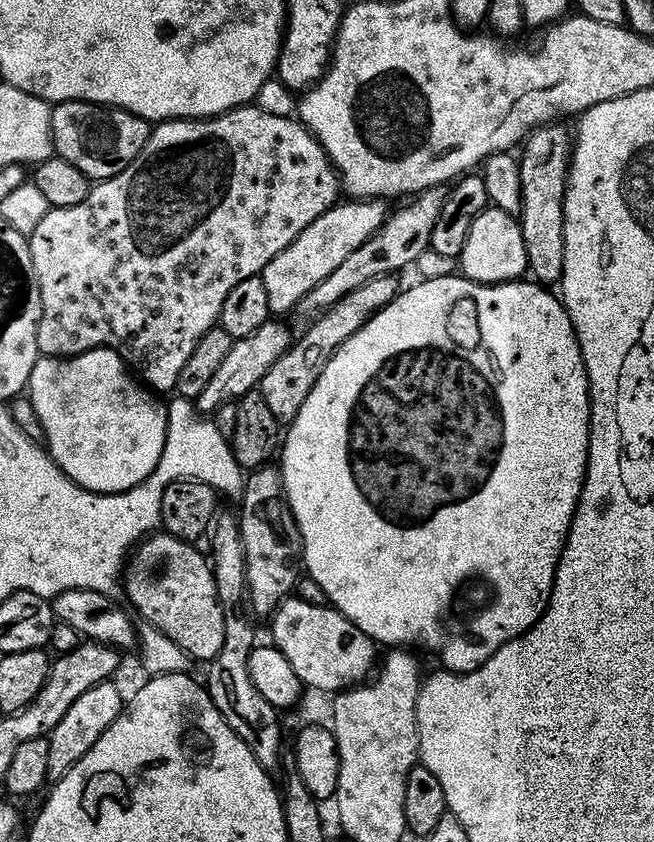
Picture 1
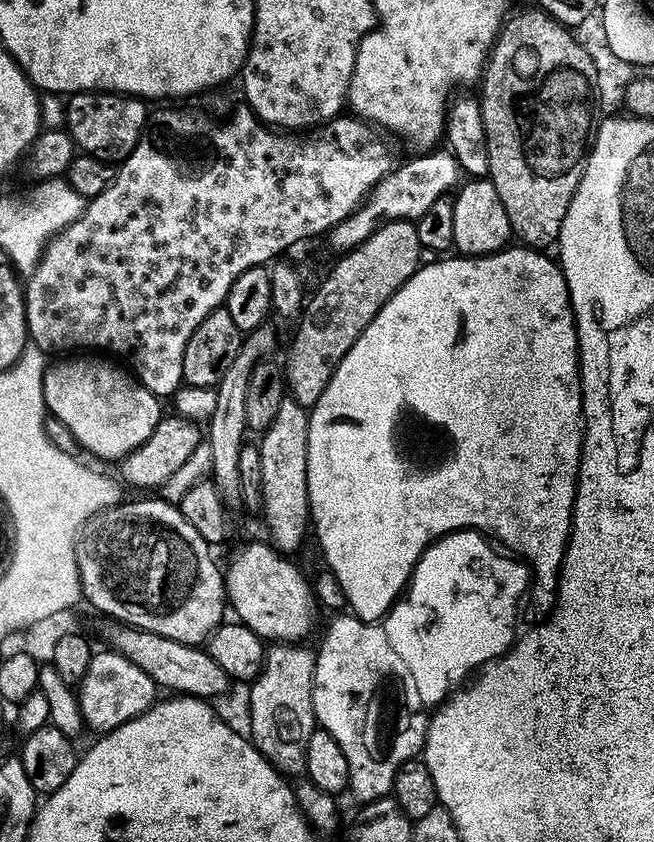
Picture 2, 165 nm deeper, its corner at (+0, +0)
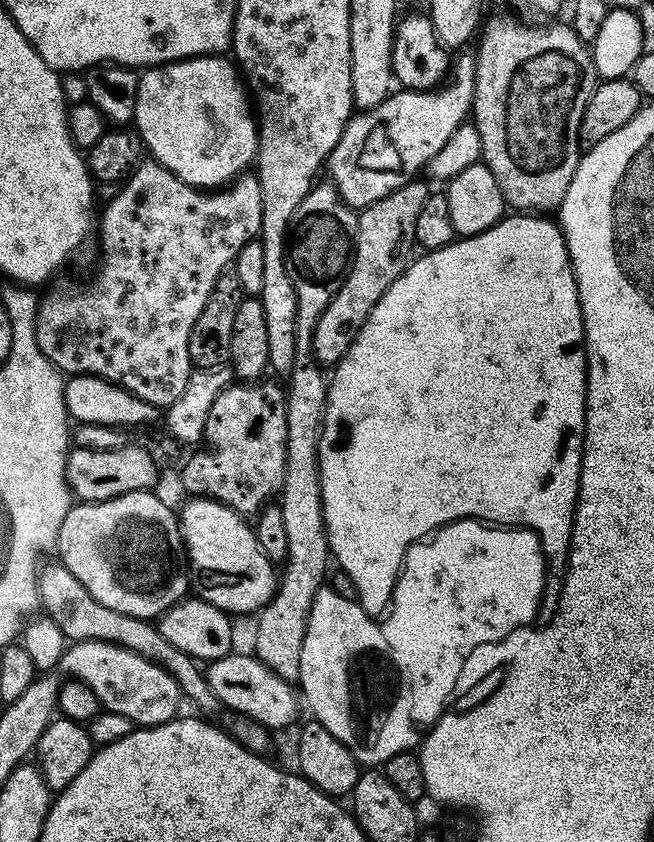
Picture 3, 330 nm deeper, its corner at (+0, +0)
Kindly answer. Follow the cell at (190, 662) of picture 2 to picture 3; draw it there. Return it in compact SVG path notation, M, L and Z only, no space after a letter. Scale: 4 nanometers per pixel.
M233 654L213 660L207 665L206 679L210 690L218 694L218 702L222 702L229 712L254 718L254 722L262 722L262 726L270 730L288 728L292 723L293 725L297 723L297 689L289 681L282 679L277 672L270 670L263 662L257 660L255 655Z

